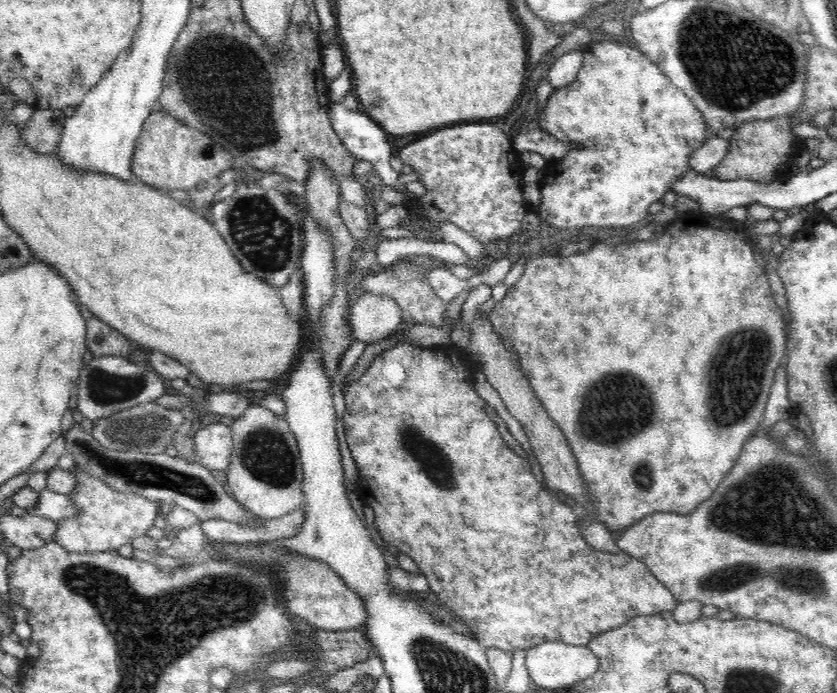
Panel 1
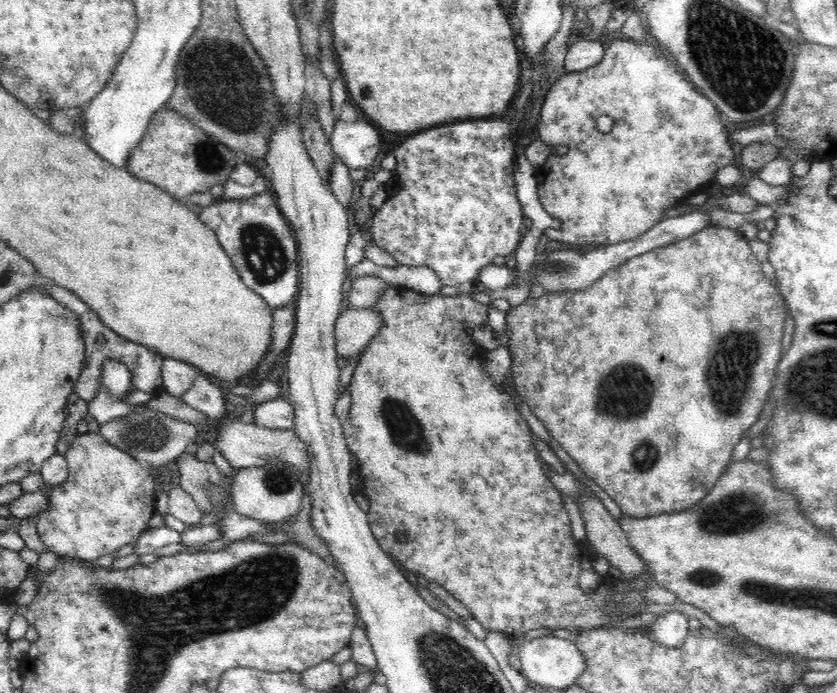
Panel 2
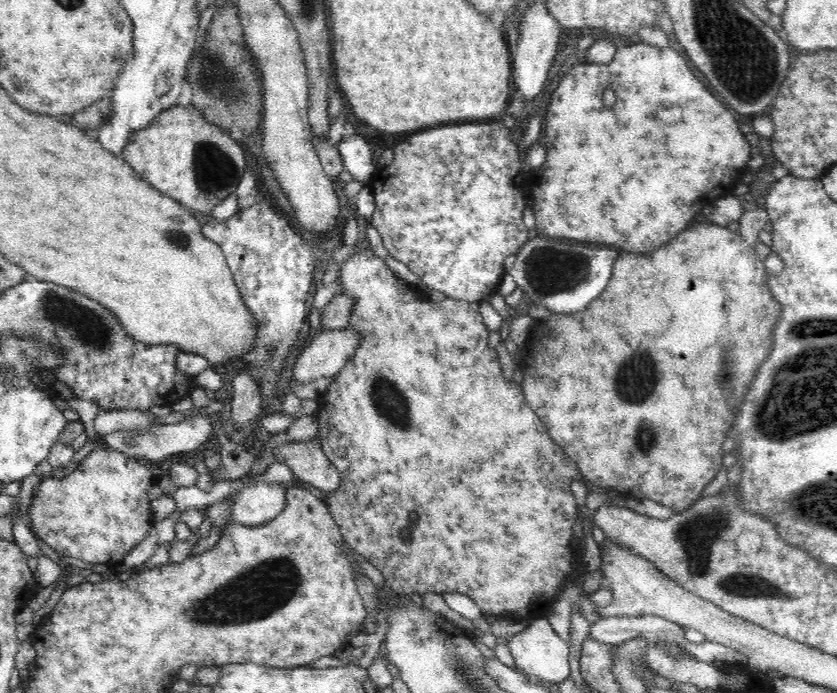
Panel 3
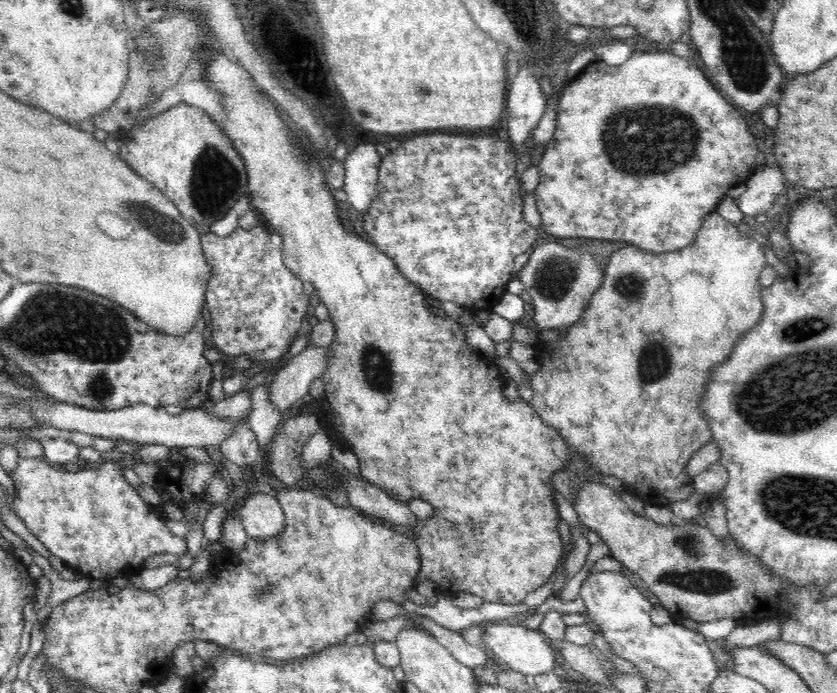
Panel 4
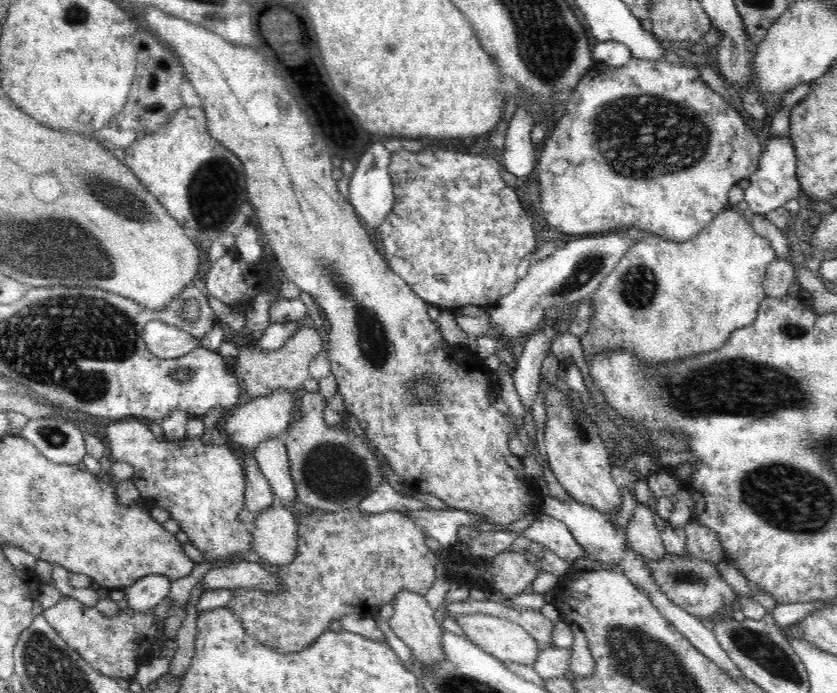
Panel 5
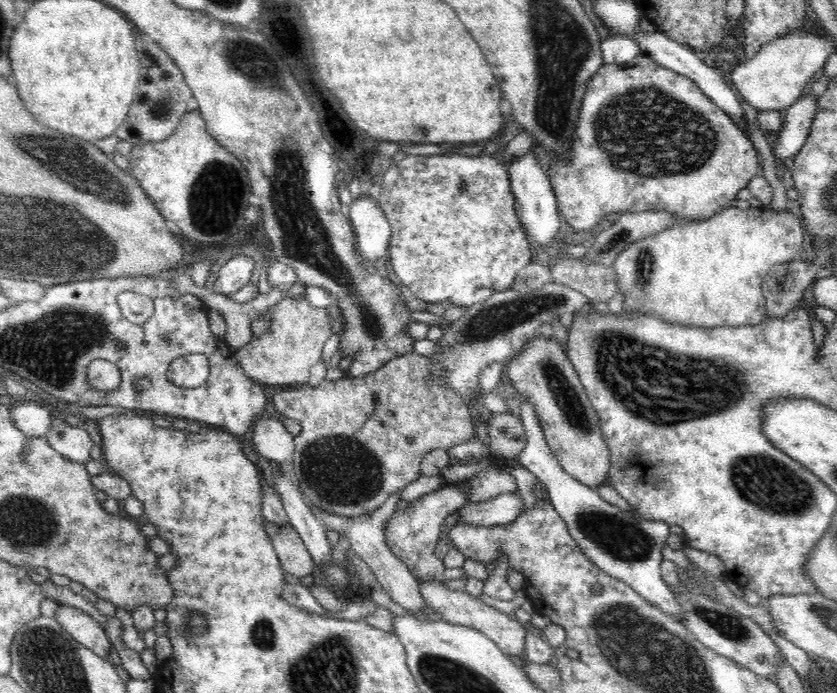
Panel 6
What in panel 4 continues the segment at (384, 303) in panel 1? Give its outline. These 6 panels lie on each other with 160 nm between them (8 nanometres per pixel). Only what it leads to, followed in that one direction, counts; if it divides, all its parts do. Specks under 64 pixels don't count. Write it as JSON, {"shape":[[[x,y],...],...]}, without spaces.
{"shape":[[[307,346],[274,376],[274,382],[270,386],[270,401],[282,415],[302,400],[315,378],[321,378],[327,367],[327,348],[328,346]]]}

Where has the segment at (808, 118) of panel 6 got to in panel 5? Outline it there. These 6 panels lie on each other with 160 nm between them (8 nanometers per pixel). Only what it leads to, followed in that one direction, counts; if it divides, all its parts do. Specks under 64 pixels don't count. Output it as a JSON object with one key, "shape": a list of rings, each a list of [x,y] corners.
{"shape":[[[790,134],[784,136],[778,135],[771,137],[766,150],[761,154],[759,167],[756,172],[750,176],[750,187],[744,190],[744,199],[748,202],[748,208],[755,214],[765,215],[767,212],[774,210],[802,194],[802,186],[797,179],[797,162],[794,145]]]}

